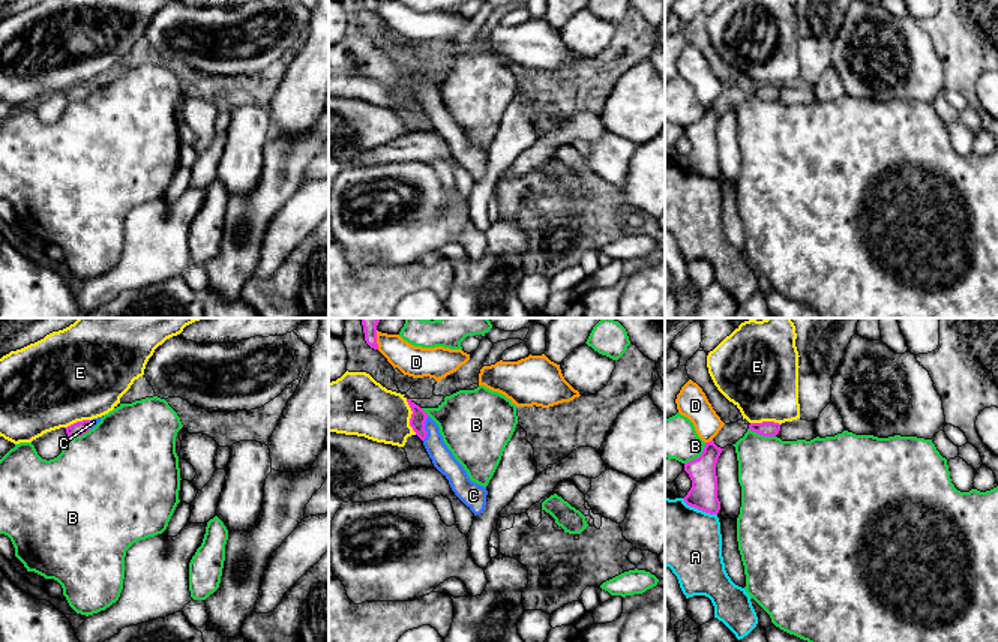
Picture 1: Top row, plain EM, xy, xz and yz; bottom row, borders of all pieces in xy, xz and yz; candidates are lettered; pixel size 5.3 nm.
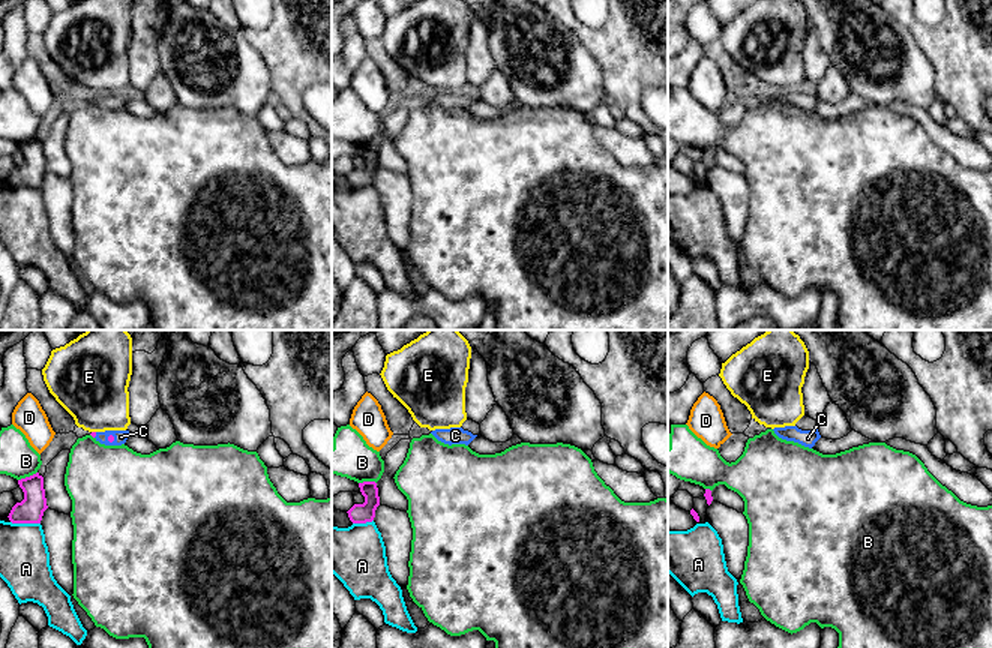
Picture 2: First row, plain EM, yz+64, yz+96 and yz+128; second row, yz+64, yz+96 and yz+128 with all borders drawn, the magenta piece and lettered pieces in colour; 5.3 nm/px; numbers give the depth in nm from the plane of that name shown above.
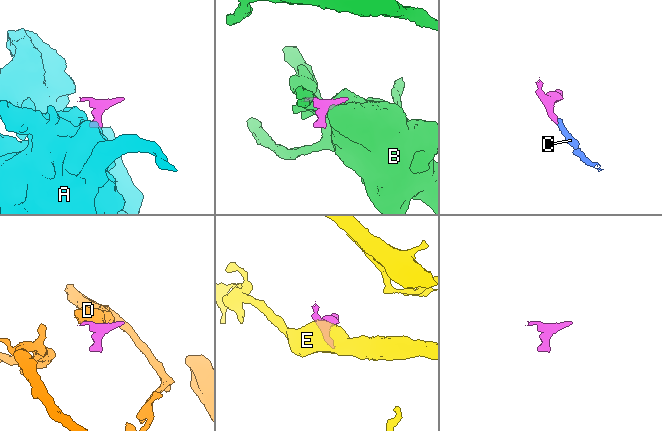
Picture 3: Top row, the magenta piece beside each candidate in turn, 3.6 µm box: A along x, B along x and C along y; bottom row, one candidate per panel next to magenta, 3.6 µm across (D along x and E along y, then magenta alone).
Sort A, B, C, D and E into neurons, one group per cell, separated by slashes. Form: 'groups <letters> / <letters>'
groups A / B / C / D / E

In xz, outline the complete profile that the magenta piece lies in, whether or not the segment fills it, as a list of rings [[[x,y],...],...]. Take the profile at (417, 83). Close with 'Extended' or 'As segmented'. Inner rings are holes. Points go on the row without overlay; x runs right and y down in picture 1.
[[[407,63],[413,78],[410,90],[423,105],[434,130],[449,144],[455,159],[476,178],[486,170],[486,152],[470,144],[464,130],[455,123],[443,105],[438,88],[411,63]]]. Extended

